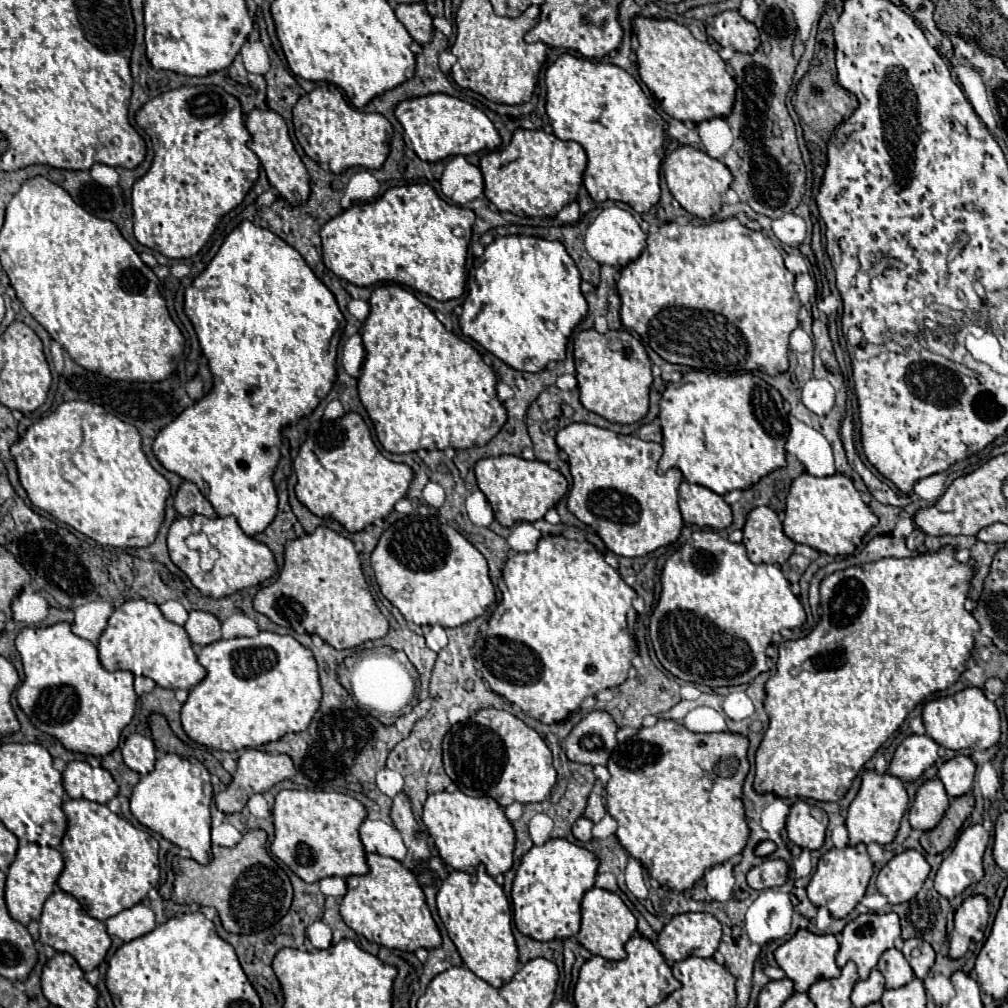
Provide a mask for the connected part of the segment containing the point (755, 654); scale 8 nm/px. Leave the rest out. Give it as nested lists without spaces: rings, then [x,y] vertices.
[[[698,530],[662,570],[662,596],[650,616],[650,640],[660,664],[680,680],[704,686],[750,684],[758,674],[768,672],[766,648],[782,628],[796,628],[806,622],[800,600],[792,594],[790,582],[774,564],[750,562],[744,544],[734,544],[714,530]]]

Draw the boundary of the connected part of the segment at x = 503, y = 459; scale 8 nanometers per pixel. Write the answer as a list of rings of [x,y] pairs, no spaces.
[[[506,454],[480,460],[476,464],[476,478],[478,488],[484,492],[494,510],[496,520],[508,528],[514,522],[536,522],[544,518],[544,514],[568,492],[568,480],[546,462]]]

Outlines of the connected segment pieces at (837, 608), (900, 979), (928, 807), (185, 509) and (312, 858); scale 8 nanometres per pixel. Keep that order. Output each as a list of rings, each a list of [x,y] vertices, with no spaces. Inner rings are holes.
[[[946,544],[936,552],[924,552],[914,558],[882,558],[876,562],[834,572],[822,580],[822,586],[820,586],[820,604],[824,610],[822,620],[806,638],[800,638],[794,642],[788,640],[780,644],[778,648],[780,658],[776,664],[778,670],[766,682],[766,710],[770,714],[770,726],[756,752],[756,780],[754,780],[756,792],[774,792],[776,796],[782,796],[782,798],[808,798],[808,800],[812,798],[818,802],[836,802],[844,798],[844,794],[852,786],[852,780],[860,774],[864,764],[890,738],[890,734],[894,734],[902,726],[904,718],[916,708],[916,704],[924,702],[934,692],[946,690],[960,678],[960,674],[968,666],[968,658],[974,648],[974,632],[978,632],[980,626],[974,620],[974,616],[966,610],[966,598],[968,598],[970,582],[974,578],[976,568],[972,560],[958,562],[954,558],[956,550],[958,550],[956,546]]]
[[[896,948],[886,950],[878,962],[878,970],[886,978],[886,988],[902,988],[904,984],[914,980],[914,972],[910,970],[908,960]]]
[[[938,778],[926,780],[920,786],[916,800],[910,808],[910,826],[920,832],[932,830],[942,820],[944,812],[948,810],[948,804],[950,804],[950,798],[942,782]]]
[[[182,482],[176,498],[174,498],[174,508],[180,516],[194,516],[194,514],[204,514],[206,518],[216,518],[218,514],[214,512],[212,504],[202,496],[198,486],[194,482]]]
[[[280,790],[274,804],[276,836],[270,850],[304,882],[318,882],[326,876],[366,874],[366,852],[358,828],[366,818],[366,808],[356,798],[340,792]]]

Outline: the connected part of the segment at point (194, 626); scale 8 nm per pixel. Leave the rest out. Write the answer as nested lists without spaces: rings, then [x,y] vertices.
[[[190,612],[190,618],[188,622],[184,624],[190,640],[194,644],[200,644],[200,646],[206,646],[206,644],[212,644],[216,640],[222,638],[220,634],[220,620],[210,614],[210,612]]]

